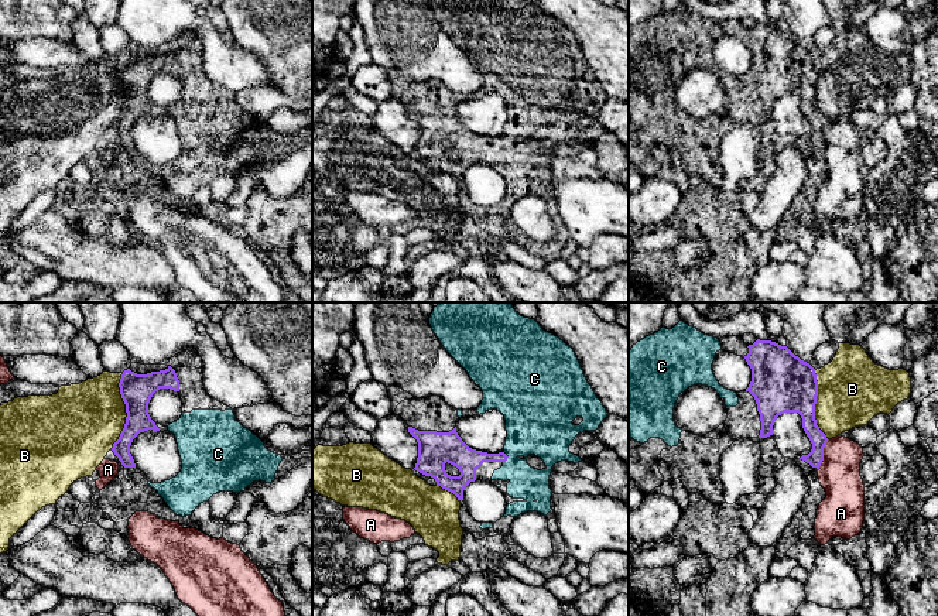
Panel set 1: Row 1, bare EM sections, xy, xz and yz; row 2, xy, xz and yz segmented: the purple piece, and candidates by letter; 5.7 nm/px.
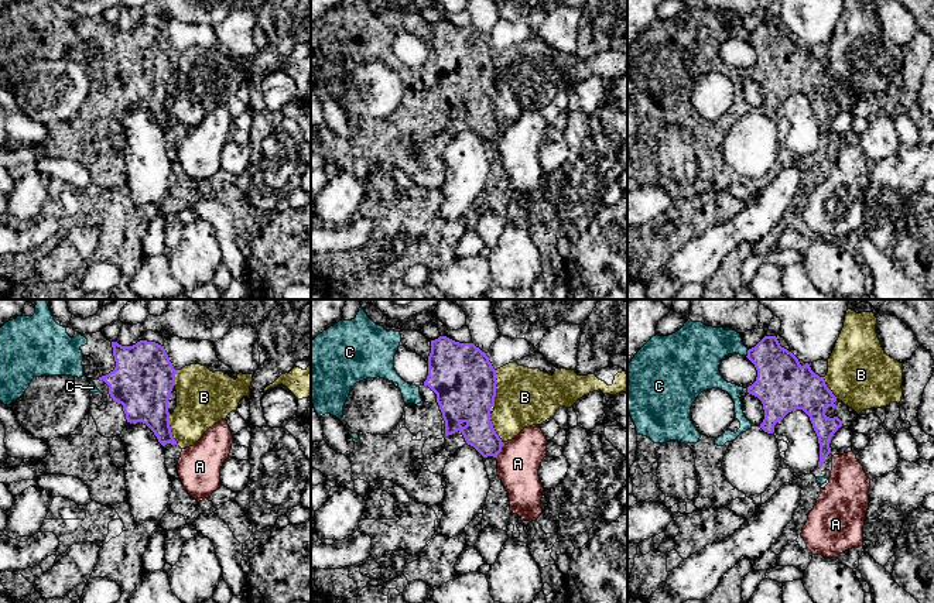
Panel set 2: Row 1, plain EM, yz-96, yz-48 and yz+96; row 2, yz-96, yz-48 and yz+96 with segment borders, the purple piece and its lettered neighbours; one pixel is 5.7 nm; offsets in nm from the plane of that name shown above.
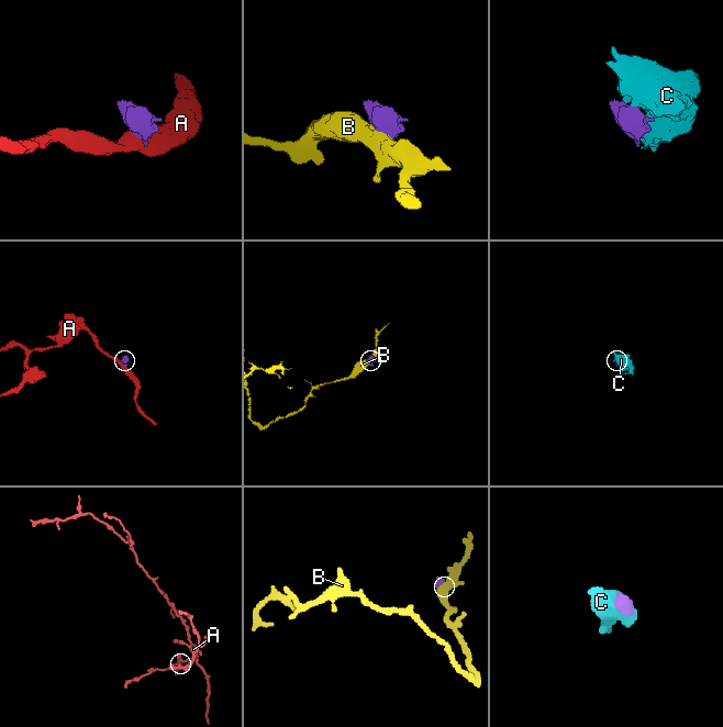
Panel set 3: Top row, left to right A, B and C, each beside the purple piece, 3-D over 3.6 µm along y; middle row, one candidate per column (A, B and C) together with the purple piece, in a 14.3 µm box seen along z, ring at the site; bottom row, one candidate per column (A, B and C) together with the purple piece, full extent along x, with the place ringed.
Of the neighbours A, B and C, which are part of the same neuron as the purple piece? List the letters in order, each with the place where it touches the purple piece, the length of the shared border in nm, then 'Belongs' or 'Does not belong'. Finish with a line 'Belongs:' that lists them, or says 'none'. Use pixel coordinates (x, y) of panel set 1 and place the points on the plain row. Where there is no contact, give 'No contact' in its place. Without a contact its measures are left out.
A: Touches purple at yz (822, 139). Shared border 190 nm. Does not belong
B: Touches purple at xy (126, 95). Shared border 440 nm. Does not belong
C: Touches purple at xz (507, 140). Shared border 70 nm. Belongs
Belongs: C

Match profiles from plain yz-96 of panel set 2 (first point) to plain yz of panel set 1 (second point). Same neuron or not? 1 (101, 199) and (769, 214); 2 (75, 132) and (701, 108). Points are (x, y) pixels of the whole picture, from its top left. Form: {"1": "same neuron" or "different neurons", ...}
{"1": "different neurons", "2": "different neurons"}

